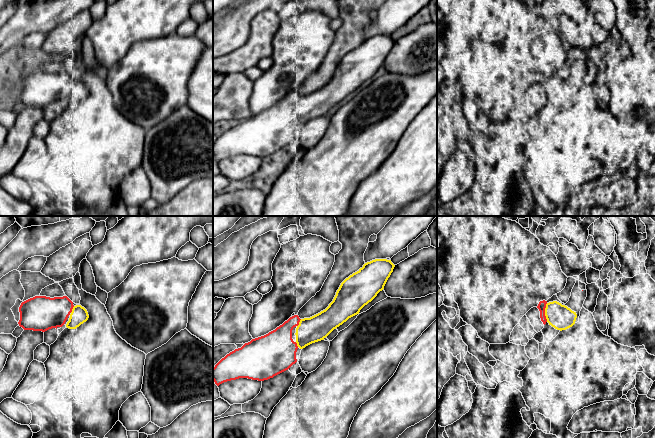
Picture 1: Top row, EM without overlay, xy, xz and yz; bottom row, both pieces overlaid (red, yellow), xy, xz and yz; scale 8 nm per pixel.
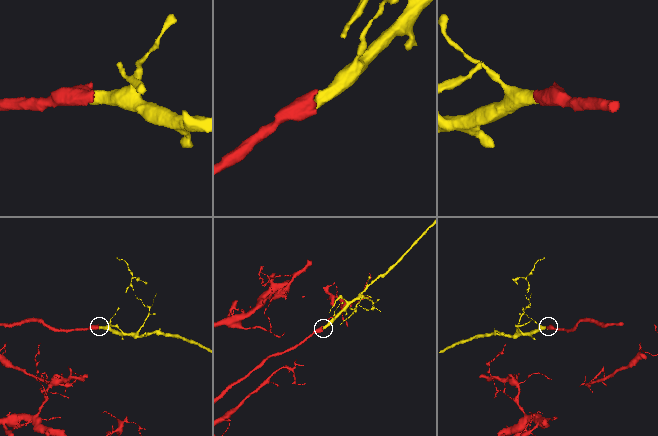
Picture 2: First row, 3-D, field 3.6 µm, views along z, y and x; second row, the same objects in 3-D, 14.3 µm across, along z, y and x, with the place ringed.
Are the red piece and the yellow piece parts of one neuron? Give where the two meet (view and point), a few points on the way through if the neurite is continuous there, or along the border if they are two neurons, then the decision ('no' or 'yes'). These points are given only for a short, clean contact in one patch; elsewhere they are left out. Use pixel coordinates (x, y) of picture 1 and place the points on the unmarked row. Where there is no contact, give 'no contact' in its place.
meets red in yz at (544, 88); yes

